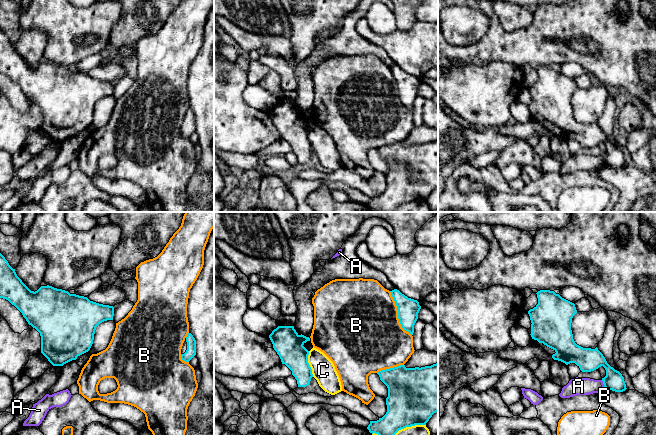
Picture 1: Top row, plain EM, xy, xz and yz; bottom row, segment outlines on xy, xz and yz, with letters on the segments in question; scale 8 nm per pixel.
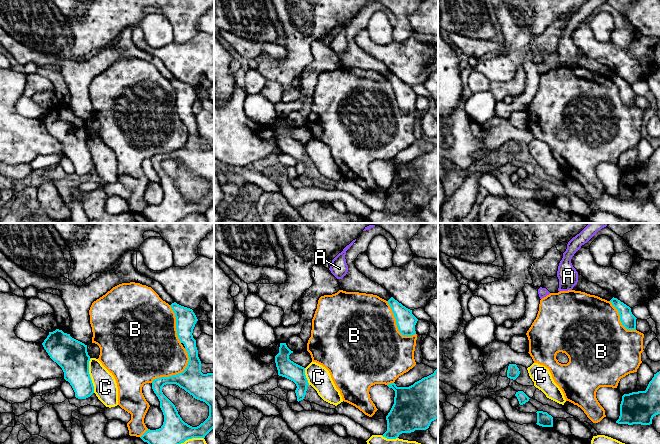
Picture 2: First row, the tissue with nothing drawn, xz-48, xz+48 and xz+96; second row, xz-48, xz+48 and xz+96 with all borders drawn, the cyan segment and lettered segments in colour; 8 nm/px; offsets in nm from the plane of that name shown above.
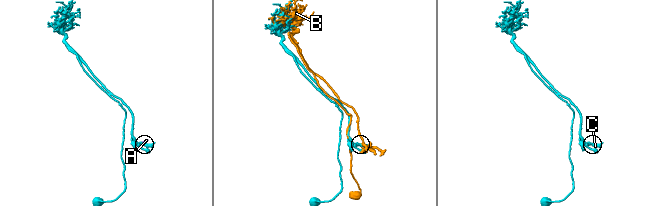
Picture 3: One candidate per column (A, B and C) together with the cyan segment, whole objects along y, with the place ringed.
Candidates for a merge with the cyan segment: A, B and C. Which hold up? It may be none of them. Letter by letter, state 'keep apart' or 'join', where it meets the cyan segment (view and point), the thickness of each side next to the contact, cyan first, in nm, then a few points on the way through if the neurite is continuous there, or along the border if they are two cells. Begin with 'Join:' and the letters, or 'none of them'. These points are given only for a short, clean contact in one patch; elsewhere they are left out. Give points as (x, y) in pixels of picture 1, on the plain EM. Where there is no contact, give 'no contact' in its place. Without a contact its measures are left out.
Join: none of them
A: keep apart; contact yz (603, 159); calibres 180 and 140 nm; border yz (601, 156), (605, 164)
B: keep apart; contact xz (398, 90); calibres 170 and 500 nm
C: keep apart; contact xz (308, 140); calibres 220 and 190 nm

